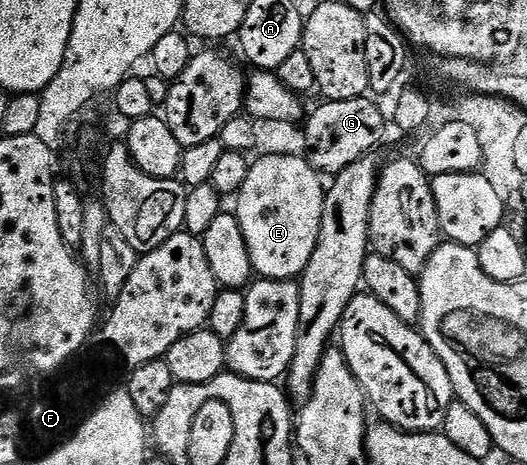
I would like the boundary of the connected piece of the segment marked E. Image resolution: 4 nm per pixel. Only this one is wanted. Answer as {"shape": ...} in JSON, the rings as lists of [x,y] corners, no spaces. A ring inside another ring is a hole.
{"shape":[[[260,155],[257,160],[249,166],[246,181],[235,196],[234,214],[240,222],[253,272],[261,279],[295,280],[303,274],[319,240],[326,183],[304,155]]]}

